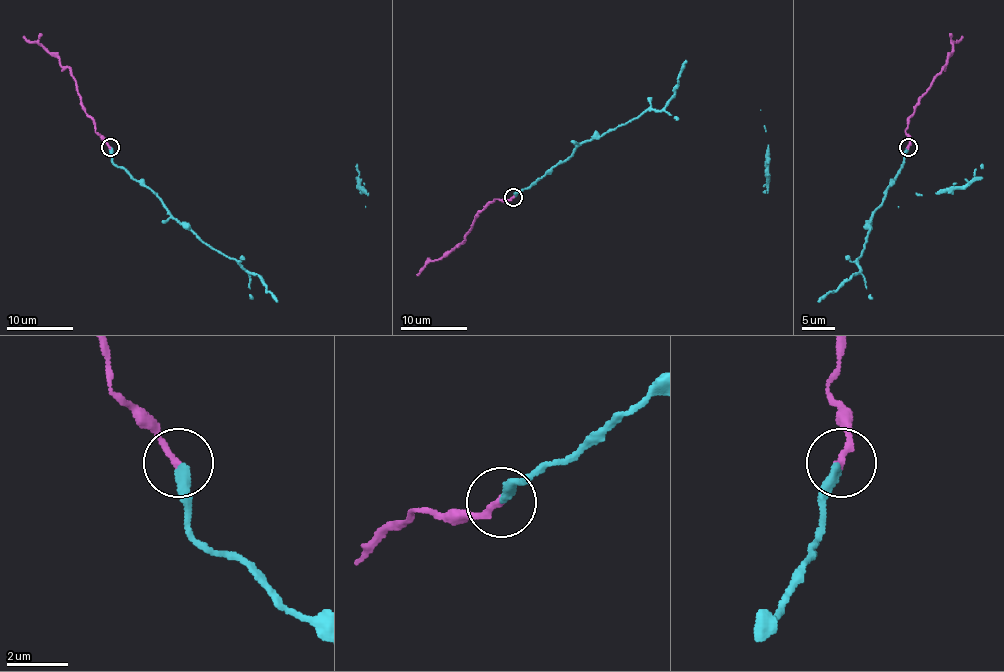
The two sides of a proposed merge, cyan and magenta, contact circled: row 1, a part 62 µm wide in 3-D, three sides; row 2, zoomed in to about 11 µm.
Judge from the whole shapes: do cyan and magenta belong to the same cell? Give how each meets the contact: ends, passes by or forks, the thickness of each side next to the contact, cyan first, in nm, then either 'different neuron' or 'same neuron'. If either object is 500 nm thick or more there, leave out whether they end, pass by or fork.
cyan ends there; magenta ends there; 320 nm thick on the cyan side, 240 nm on the other; same neuron

